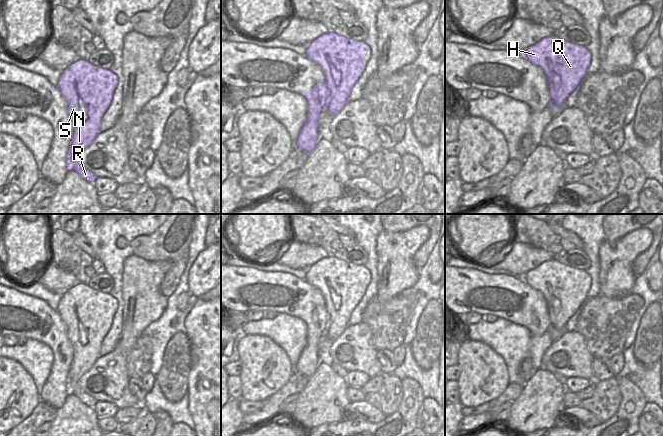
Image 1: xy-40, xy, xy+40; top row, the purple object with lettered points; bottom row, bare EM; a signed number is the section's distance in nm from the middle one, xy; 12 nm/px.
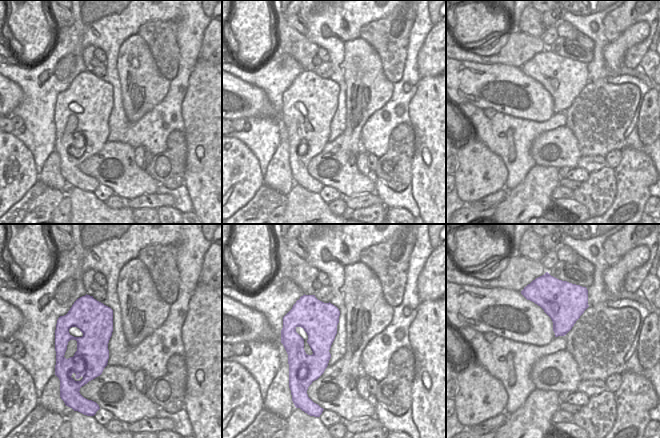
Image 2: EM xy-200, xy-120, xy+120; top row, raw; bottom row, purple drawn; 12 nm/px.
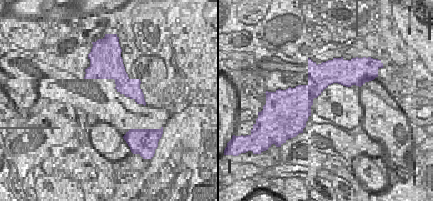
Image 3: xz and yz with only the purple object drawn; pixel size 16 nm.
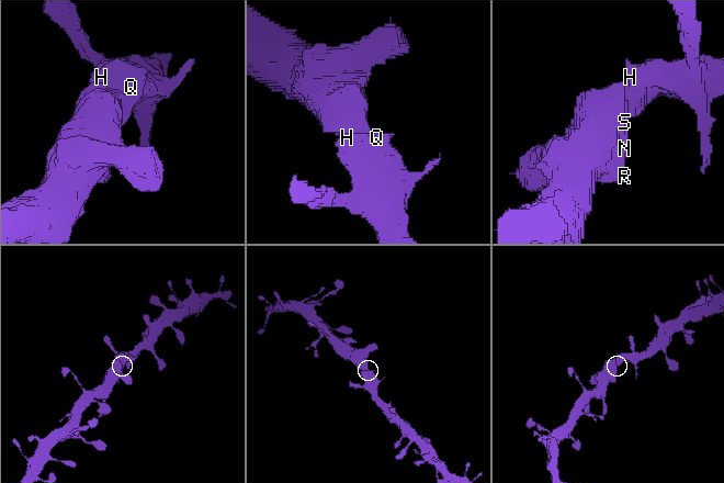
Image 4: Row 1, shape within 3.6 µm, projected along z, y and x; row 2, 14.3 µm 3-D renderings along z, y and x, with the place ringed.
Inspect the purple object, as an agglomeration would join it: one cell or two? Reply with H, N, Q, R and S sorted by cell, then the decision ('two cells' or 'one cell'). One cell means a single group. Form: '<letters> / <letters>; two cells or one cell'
H N Q R S; one cell

